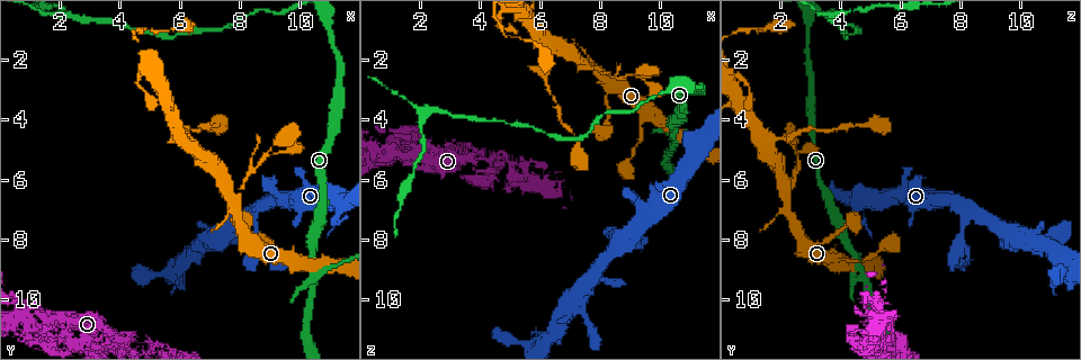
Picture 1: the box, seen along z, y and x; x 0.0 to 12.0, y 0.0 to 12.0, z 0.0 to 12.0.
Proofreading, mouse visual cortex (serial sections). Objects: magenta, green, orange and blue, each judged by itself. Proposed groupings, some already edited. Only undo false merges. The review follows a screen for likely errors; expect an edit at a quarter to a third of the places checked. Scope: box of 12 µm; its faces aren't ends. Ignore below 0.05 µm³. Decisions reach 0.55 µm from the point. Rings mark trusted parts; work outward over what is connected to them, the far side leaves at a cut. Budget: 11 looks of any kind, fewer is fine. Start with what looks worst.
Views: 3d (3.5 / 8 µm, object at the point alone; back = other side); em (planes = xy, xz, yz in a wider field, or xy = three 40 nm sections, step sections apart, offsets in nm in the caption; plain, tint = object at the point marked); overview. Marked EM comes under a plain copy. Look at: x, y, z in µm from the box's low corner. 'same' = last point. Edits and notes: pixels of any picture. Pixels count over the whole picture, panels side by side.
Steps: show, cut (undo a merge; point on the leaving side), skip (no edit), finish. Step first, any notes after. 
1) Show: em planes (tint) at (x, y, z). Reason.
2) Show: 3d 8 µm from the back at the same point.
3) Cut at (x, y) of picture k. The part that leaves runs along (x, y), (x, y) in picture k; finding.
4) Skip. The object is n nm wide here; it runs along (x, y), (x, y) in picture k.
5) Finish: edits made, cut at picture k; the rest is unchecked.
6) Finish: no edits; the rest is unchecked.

Show: 3d 3.5 µm at (3.9, 11.0, 5.7).

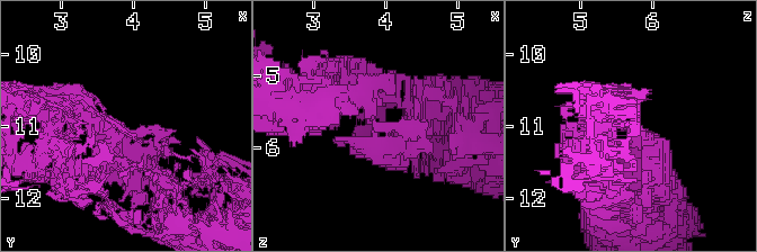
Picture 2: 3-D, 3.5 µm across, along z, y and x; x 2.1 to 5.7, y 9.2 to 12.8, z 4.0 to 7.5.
Show: em xy step 3 (tint) at (3.85, 11.00, 5.70). Shape alone is not enough.

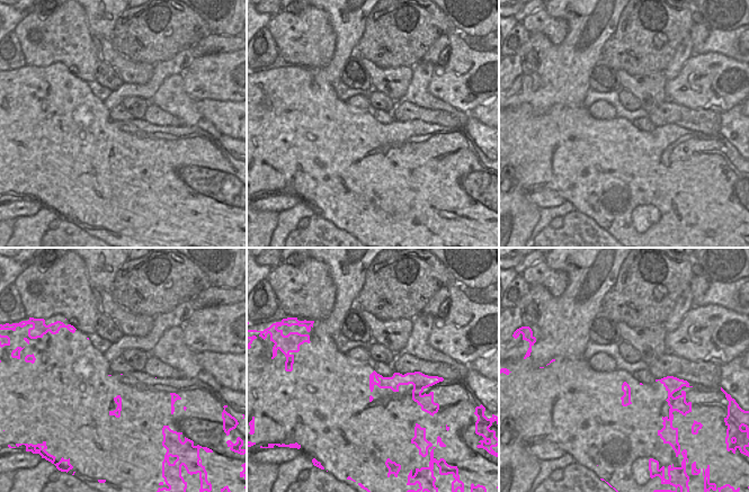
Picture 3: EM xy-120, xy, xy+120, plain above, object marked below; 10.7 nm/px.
Skip. It runs along (372, 377), (380, 381), (421, 381) in picture 3; all the same cell.

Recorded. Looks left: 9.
Show: 3d 3.5 µm at (1.0, 10.1, 5.1). Arms run side by side.

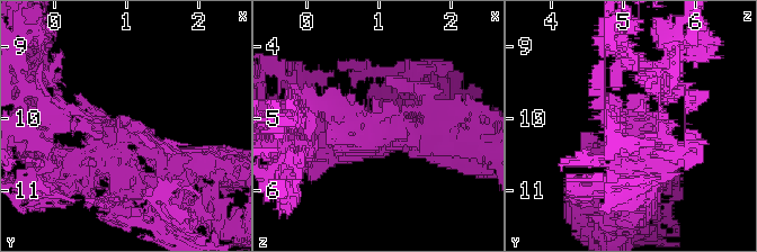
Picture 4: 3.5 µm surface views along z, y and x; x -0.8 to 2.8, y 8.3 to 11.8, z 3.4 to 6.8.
Show: em xy step 1 (tint) at (0.95, 10.10, 5.10).

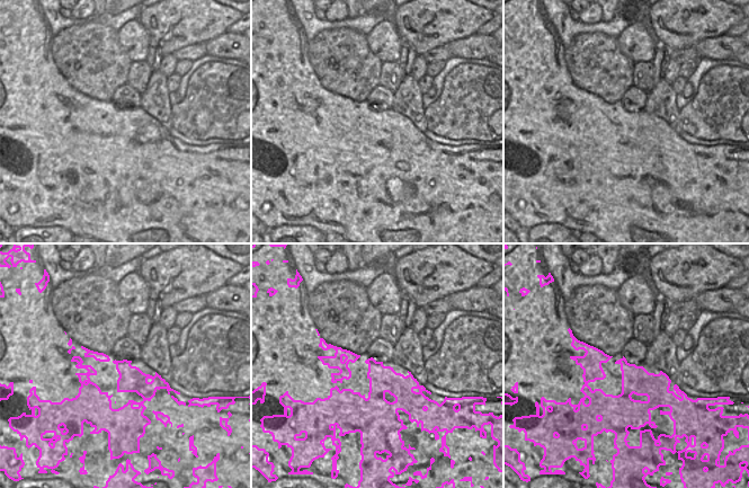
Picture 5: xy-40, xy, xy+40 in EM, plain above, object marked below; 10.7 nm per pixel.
Show: em planes (tint) at the same point. Cut it another way.

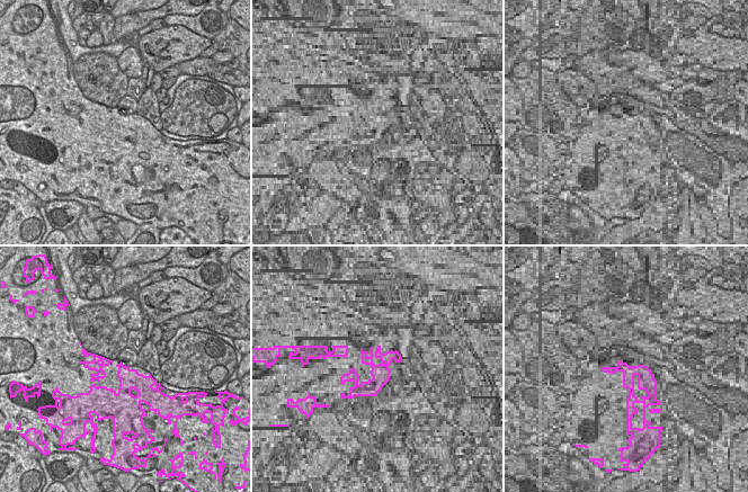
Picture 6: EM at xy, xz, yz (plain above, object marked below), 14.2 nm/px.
Skip. It runs along (439, 132), (376, 126), (346, 160) in picture 4; one cell here.

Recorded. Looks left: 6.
Show: 3d 3.5 µm from the back at (10.5, 9.3, 4.8). Abrupt turn.

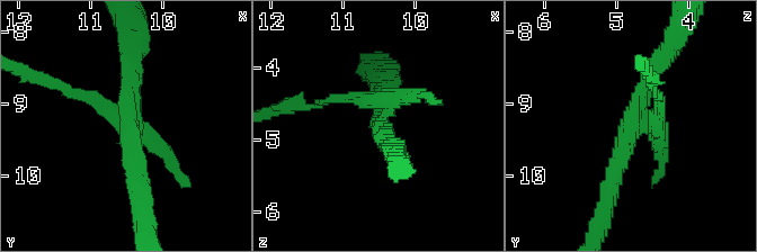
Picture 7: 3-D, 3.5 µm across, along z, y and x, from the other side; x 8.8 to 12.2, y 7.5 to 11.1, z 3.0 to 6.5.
Show: em xy step 1 (tint) at (10.45, 9.25, 4.75).

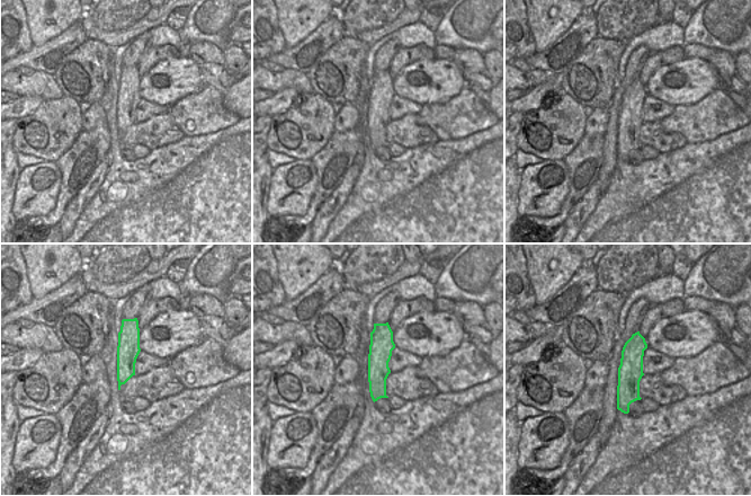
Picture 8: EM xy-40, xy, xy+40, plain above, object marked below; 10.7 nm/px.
Cut at (98, 97) of picture 7. The part that leaves runs along (385, 116), (385, 104), (358, 98), (303, 107) in picture 7; a second cell is stuck on.

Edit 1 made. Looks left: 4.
Show: 3d 8 µm at (7.7, 6.6, 2.2). Three-way junction.

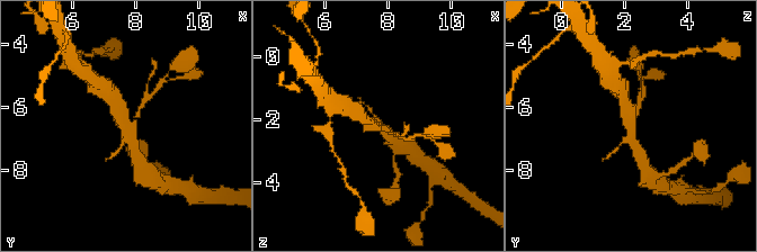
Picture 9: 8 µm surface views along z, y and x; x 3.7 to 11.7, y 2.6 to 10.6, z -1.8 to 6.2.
Show: em xy step 3 (tint) at (7.7, 6.6, 2.1). Now the EM.

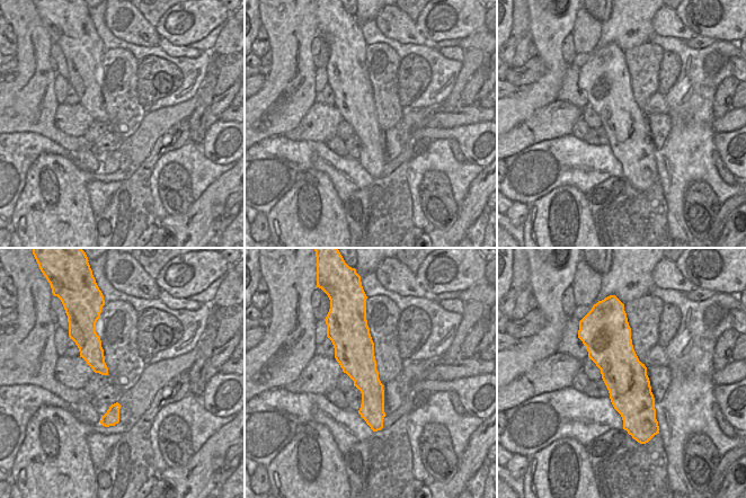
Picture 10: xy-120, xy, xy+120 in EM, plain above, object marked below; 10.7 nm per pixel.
Cut at (147, 97) of picture 9. The part that leaves runs along (137, 116), (142, 102), (162, 80) in picture 9; two cells meet here.

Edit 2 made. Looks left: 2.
Finish: edits made, cut at picture 7, cut at picture 9; the rest is unchecked.

